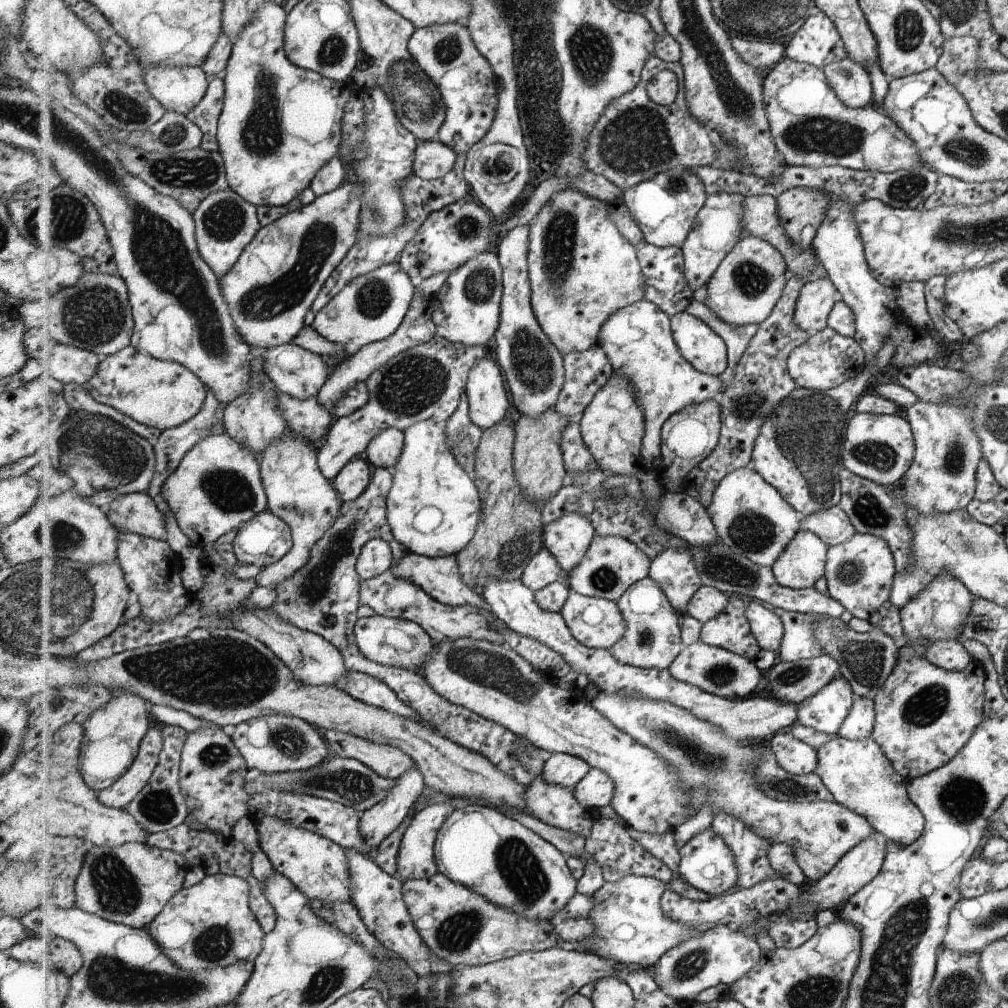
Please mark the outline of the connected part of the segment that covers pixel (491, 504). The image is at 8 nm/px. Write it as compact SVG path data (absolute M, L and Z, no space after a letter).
M551 409L541 418L522 415L515 424L502 420L484 431L473 475L483 503L482 516L473 540L457 555L461 578L469 588L483 592L488 579L521 579L529 562L545 547L542 509L564 487L568 471L561 440L572 421Z

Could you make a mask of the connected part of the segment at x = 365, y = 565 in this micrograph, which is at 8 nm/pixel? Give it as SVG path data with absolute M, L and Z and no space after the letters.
M373 538L362 549L356 569L362 580L371 580L391 569L393 564L394 556L390 543L383 538Z

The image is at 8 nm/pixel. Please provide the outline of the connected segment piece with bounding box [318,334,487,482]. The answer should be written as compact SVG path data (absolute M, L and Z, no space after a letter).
M437 334L433 340L397 354L385 366L375 370L366 381L370 394L369 402L363 408L355 410L353 414L337 419L325 440L318 446L318 464L325 478L333 482L351 460L365 456L369 444L387 428L397 428L405 432L407 428L421 421L447 422L459 408L461 398L468 388L469 374L486 355L486 348L483 345L457 344Z

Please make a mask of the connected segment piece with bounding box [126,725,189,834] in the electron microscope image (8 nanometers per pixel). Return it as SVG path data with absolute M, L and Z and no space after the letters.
M177 725L162 726L165 744L161 752L159 766L155 769L147 786L137 794L135 800L128 804L126 809L133 814L137 822L150 832L160 833L171 830L186 822L188 816L188 804L186 796L183 796L180 785L180 764L182 752L187 742L188 731Z

